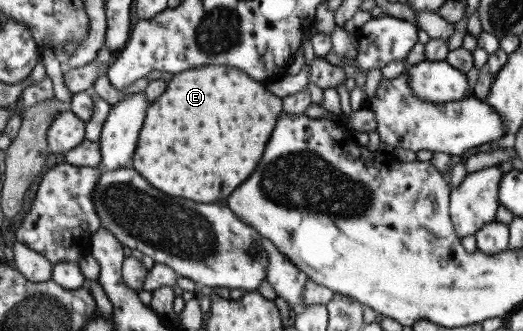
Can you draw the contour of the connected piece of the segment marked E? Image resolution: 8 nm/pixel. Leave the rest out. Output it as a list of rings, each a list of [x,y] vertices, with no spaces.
[[[206,64],[173,74],[166,90],[147,106],[130,167],[148,180],[150,186],[170,196],[206,204],[226,198],[258,164],[276,116],[281,113],[281,102],[280,97],[266,89],[265,83],[254,82],[232,66]]]

